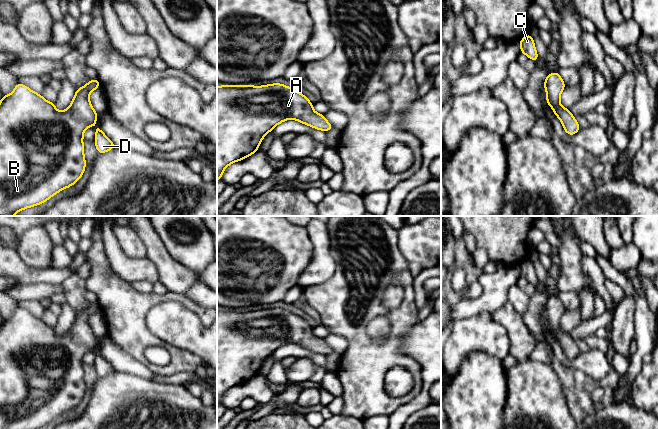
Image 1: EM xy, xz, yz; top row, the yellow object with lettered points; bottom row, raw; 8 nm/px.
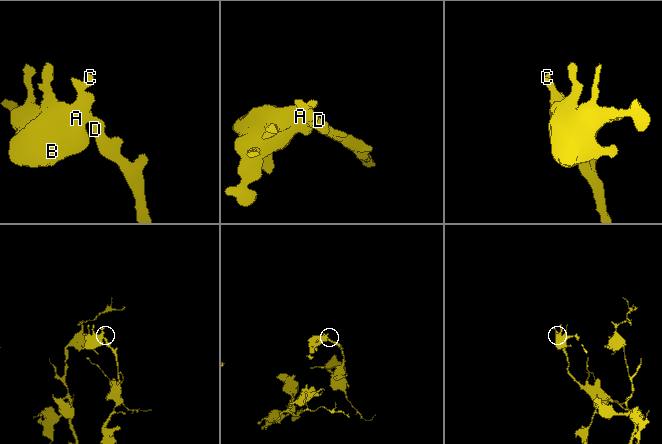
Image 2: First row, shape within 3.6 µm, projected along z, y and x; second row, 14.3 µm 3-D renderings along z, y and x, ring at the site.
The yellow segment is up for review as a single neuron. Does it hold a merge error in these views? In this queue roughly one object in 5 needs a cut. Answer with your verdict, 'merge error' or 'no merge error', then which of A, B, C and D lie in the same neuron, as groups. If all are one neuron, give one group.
no merge error | A B C D

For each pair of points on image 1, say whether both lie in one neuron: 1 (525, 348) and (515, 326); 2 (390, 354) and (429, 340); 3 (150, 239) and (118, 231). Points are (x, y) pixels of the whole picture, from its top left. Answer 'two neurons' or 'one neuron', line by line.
1: one neuron
2: two neurons
3: two neurons

